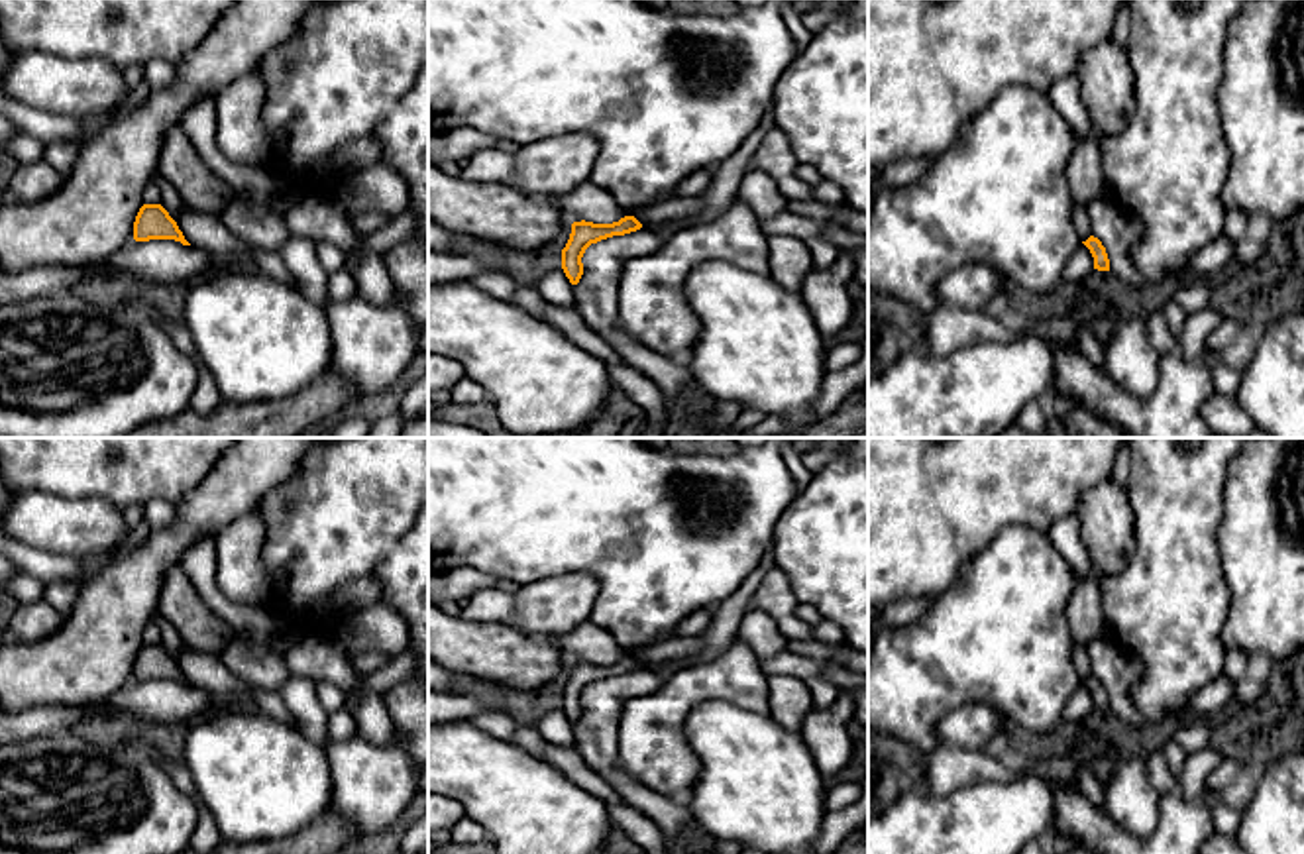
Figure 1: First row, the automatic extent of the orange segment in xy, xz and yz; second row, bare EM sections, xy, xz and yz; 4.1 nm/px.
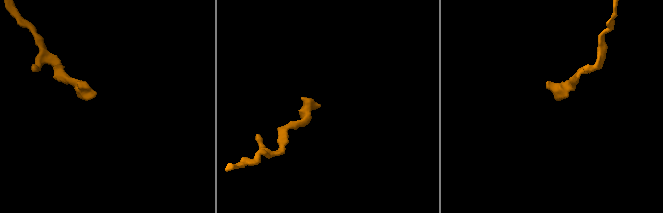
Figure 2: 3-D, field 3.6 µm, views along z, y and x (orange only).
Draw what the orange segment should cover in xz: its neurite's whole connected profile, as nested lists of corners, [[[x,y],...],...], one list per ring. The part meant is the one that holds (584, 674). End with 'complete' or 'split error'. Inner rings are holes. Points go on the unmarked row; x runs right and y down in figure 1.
[[[625,656],[613,664],[593,664],[585,660],[573,662],[570,679],[566,687],[562,689],[562,709],[566,717],[570,719],[570,722],[571,724],[579,722],[583,715],[581,697],[591,683],[597,683],[613,675],[625,675],[640,667],[642,664],[634,656]]] | complete

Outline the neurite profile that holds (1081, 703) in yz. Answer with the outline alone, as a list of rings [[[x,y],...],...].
[[[1080,683],[1068,697],[1062,713],[1062,726],[1072,730],[1078,722],[1084,722],[1094,711],[1094,697],[1090,689]]]

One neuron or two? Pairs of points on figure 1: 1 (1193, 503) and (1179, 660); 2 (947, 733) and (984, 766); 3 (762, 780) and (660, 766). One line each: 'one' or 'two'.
1: one
2: two
3: two

